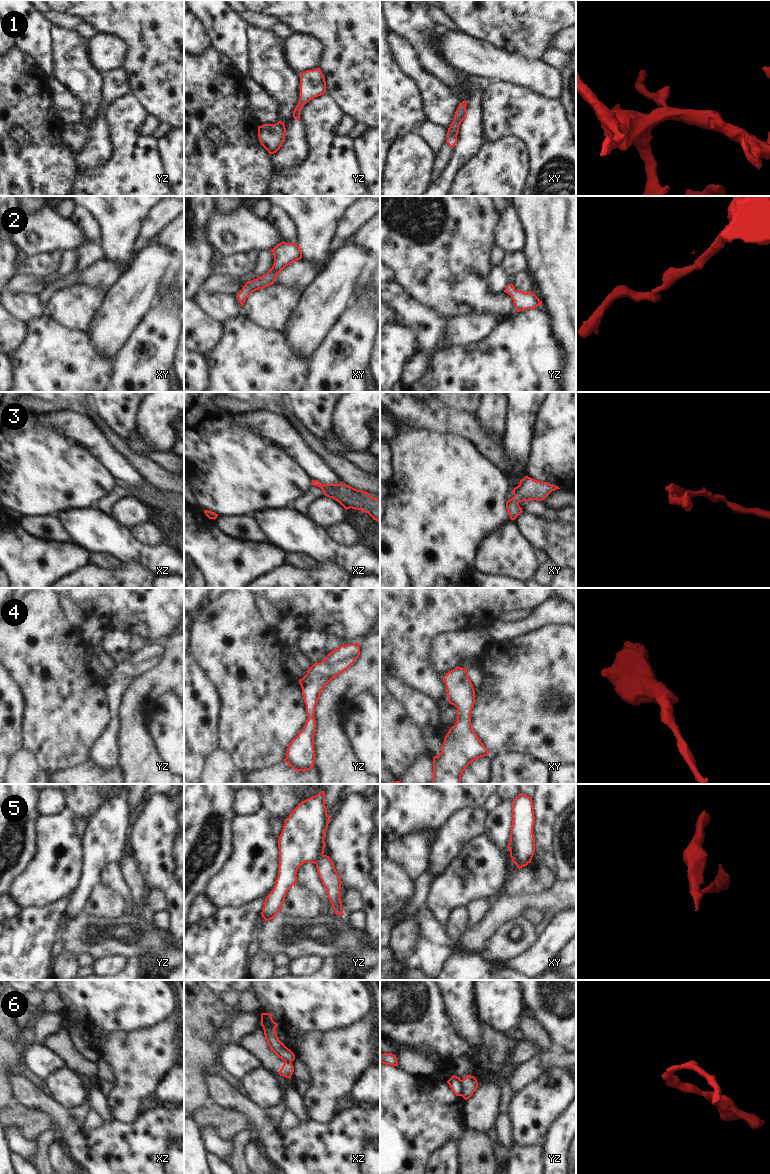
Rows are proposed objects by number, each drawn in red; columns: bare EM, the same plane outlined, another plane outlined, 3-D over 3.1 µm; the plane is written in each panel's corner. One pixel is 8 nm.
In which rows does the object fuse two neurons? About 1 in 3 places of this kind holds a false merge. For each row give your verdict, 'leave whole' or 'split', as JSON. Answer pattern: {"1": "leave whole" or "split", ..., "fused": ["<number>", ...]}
{"1": "leave whole", "2": "leave whole", "3": "leave whole", "4": "leave whole", "5": "split", "6": "split", "fused": ["5", "6"]}

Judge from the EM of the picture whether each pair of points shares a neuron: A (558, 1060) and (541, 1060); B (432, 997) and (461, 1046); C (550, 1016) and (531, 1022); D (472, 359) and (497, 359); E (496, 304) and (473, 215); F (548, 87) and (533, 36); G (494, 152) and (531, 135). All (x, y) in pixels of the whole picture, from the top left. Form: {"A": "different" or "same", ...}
{"A": "same", "B": "same", "C": "different", "D": "same", "E": "same", "F": "different", "G": "different"}

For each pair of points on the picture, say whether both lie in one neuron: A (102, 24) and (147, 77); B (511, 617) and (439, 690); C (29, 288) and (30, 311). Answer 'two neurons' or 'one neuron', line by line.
A: one neuron
B: two neurons
C: two neurons

